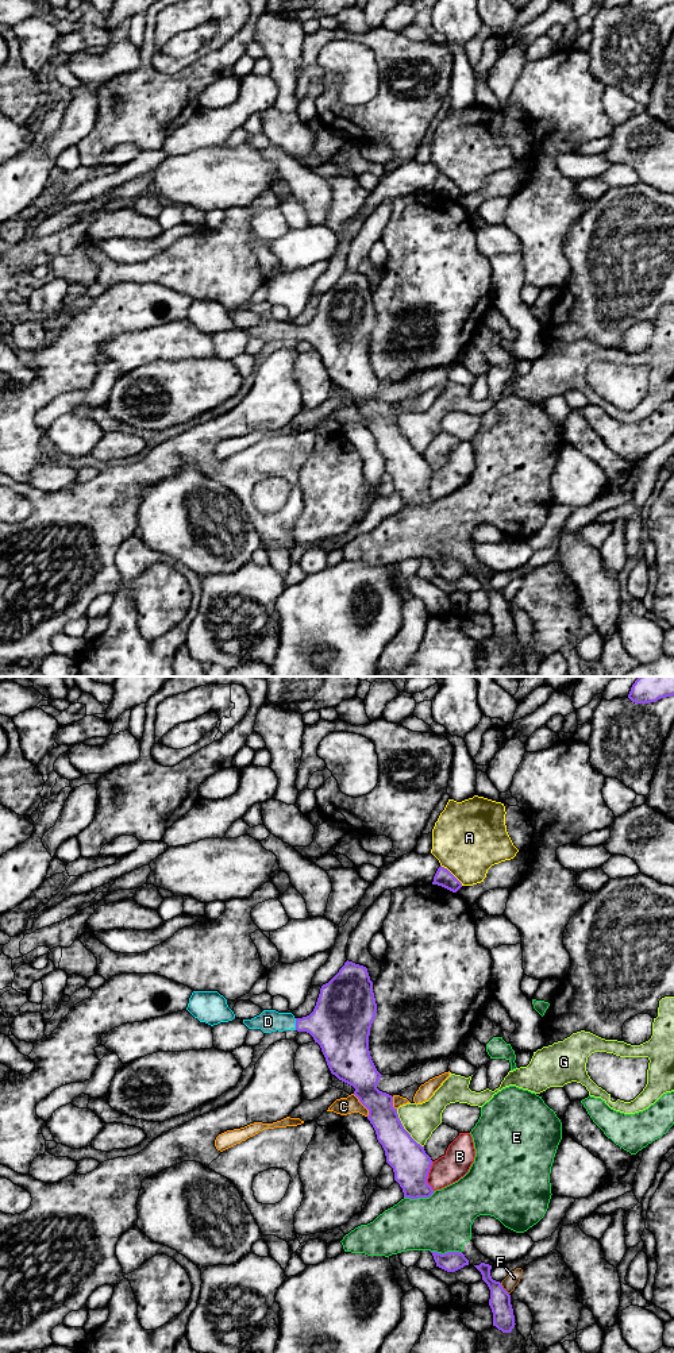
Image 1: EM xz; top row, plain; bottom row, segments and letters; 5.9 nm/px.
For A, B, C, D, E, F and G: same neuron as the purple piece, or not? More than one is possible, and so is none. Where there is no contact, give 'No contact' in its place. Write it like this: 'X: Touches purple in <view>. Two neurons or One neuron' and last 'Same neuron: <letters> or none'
A: Touches purple in xz. Two neurons
B: Touches purple in xz. Two neurons
C: Touches purple in xz. Two neurons
D: Touches purple in xz. One neuron
E: Touches purple in xz. Two neurons
F: Touches purple in xz. Two neurons
G: Touches purple in xz. Two neurons
Same neuron: D

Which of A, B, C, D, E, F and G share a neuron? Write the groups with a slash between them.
A / B / C / D / E / F / G

